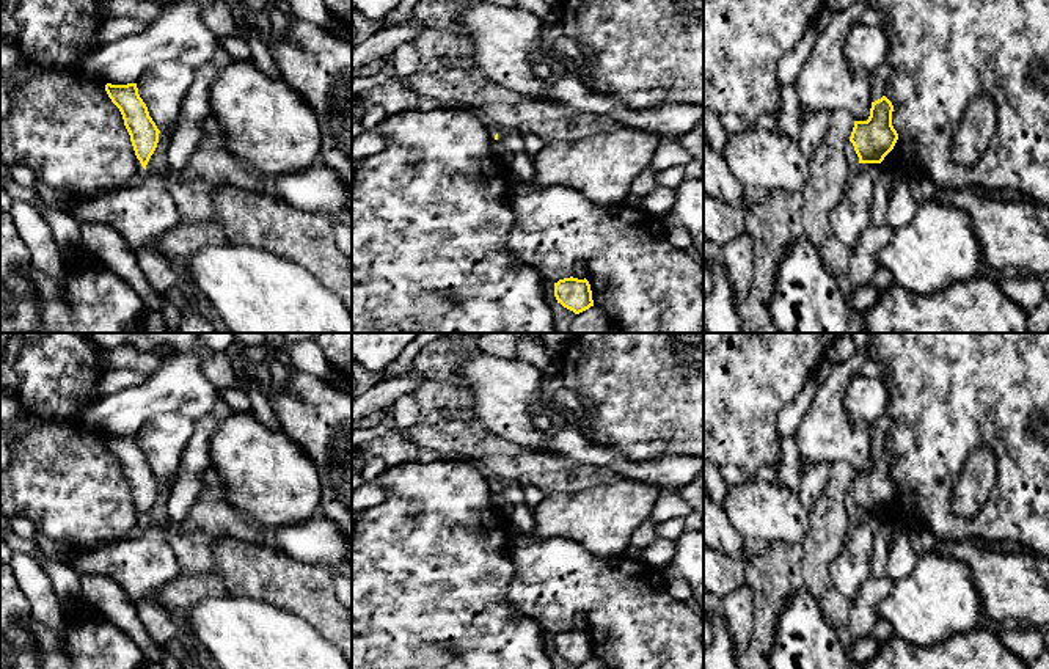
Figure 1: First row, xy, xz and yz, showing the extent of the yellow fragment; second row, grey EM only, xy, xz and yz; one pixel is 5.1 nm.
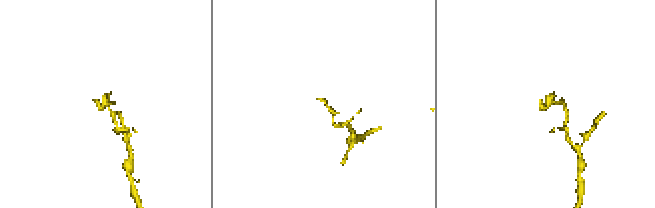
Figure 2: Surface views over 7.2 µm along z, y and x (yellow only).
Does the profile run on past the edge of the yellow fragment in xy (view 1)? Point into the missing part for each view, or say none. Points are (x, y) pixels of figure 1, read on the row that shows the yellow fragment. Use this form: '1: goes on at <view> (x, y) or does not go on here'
1: does not go on here

